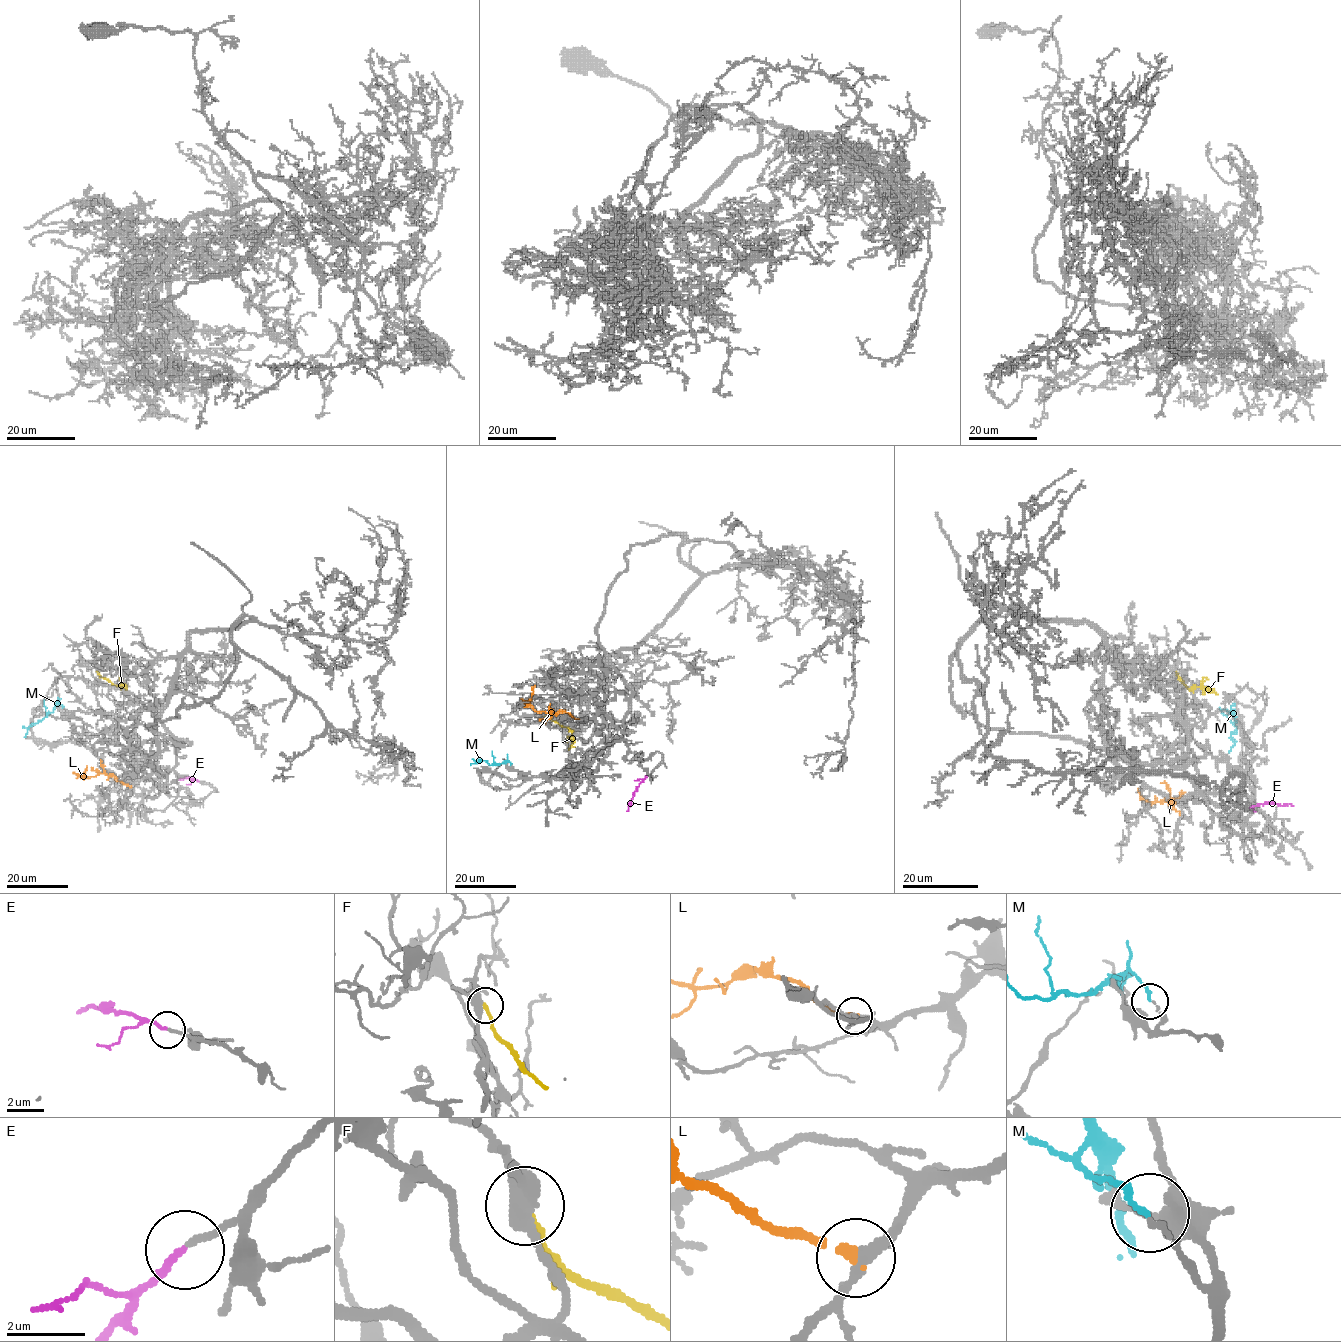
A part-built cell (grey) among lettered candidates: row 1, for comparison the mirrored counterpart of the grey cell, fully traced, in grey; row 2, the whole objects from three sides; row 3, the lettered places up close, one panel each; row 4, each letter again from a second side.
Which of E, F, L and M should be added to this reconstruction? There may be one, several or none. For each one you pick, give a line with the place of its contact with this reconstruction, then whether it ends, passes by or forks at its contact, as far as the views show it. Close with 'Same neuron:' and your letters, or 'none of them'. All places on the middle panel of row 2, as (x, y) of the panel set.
E: contact (647, 776); it ends
L: contact (578, 719); it ends
Same neuron: E, L

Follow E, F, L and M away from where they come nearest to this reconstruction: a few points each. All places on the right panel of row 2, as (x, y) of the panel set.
E: (1250, 808), (1270, 803), (1292, 805)
F: (1175, 671), (1189, 689), (1203, 689), (1202, 678), (1207, 679)
L: (1180, 813), (1171, 803), (1173, 798), (1170, 802), (1148, 802), (1137, 789)
M: (1237, 716), (1231, 710), (1236, 731), (1231, 734), (1234, 742), (1229, 753)

